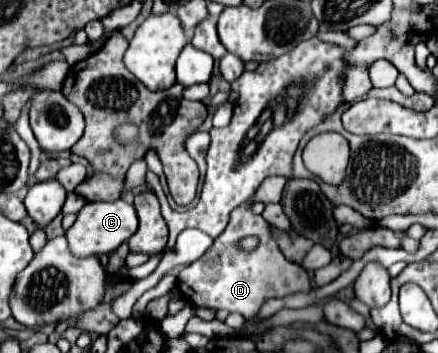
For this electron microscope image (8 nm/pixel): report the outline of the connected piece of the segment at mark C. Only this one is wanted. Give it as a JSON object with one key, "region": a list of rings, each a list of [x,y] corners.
{"region":[[[119,198],[115,202],[87,202],[77,214],[75,224],[65,232],[65,238],[69,242],[71,254],[87,258],[87,256],[103,256],[115,252],[135,232],[137,232],[135,208]]]}

